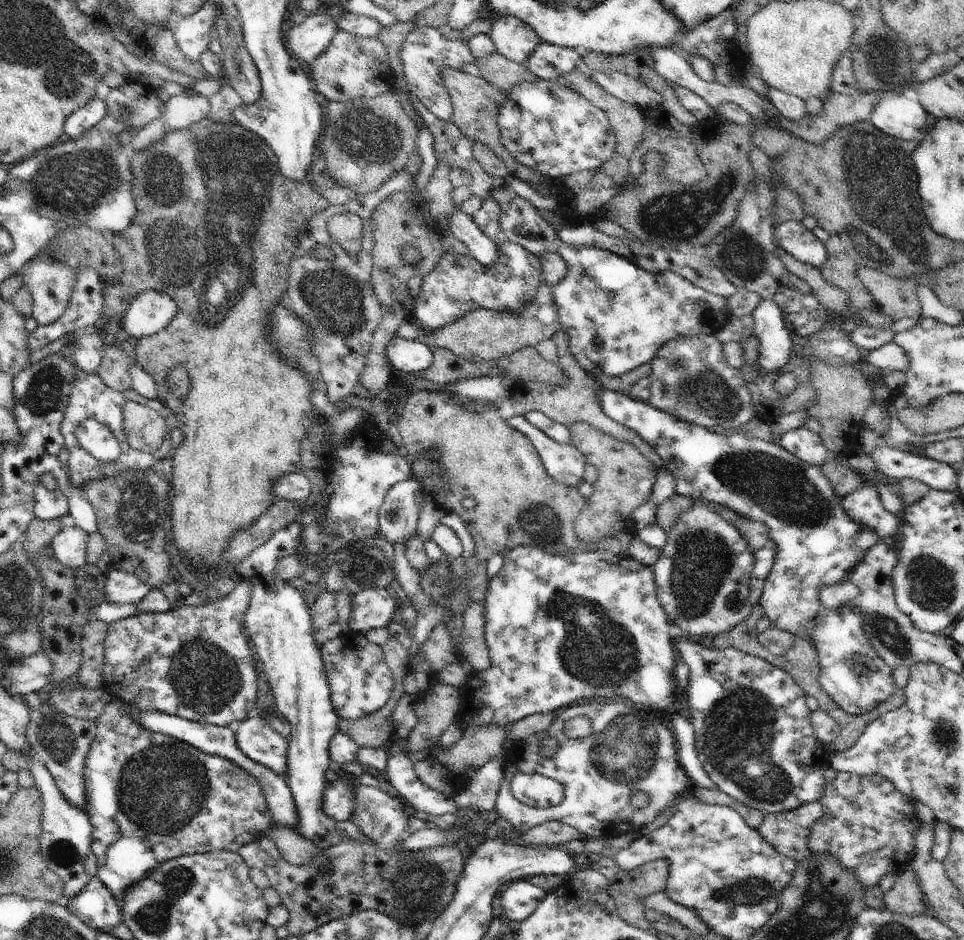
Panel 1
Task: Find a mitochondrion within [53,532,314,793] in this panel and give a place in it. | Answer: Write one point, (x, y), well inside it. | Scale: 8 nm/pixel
(204, 679)

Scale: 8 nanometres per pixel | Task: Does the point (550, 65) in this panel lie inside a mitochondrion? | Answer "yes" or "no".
yes

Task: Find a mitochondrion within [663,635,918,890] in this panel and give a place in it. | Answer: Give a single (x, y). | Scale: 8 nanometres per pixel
(734, 740)

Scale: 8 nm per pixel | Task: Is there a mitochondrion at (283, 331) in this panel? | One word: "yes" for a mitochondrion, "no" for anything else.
yes

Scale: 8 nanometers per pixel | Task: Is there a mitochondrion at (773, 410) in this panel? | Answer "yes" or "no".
no

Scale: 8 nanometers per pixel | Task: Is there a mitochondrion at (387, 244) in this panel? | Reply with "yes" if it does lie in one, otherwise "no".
no

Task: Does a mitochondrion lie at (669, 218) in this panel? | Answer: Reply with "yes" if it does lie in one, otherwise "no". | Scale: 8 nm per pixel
yes

